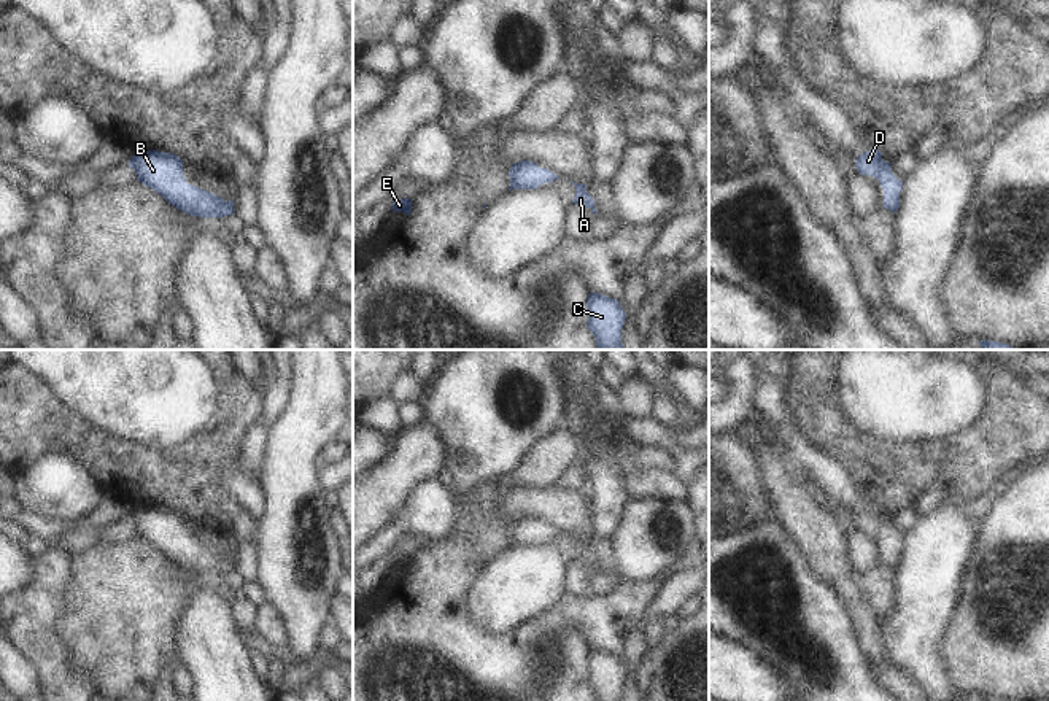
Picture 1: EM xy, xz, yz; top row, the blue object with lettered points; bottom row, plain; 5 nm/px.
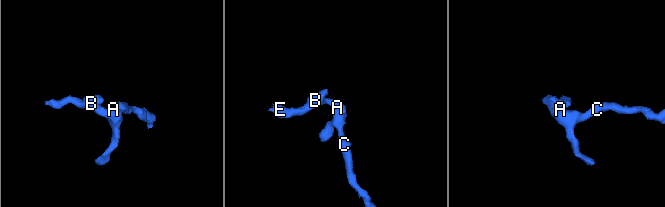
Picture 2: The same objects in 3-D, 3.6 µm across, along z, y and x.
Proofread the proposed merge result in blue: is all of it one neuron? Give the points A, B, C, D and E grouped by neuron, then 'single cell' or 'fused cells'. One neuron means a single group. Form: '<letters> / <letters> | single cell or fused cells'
A B C D E | single cell

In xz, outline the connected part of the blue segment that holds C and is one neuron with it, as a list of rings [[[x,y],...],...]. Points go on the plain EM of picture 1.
[[[590,649],[586,664],[590,668],[586,684],[594,691],[596,701],[621,701],[621,684],[626,669],[620,656]]]

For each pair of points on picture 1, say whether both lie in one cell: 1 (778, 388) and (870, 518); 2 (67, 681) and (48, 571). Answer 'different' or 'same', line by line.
1: same
2: same

